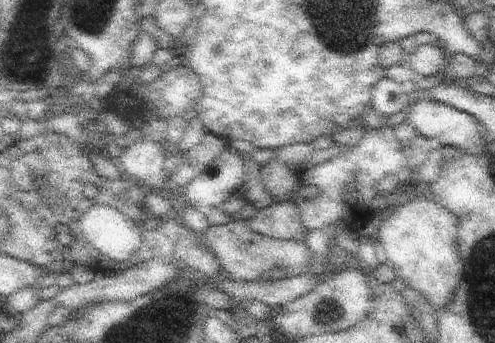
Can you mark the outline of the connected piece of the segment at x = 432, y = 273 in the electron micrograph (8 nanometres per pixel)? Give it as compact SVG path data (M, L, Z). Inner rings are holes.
M419 192L417 195L419 197L412 202L398 206L390 218L382 218L381 214L376 217L377 238L386 249L388 263L394 269L395 278L402 280L406 288L416 289L434 310L443 311L455 299L465 273L463 256L457 243L459 222L452 212L432 200L428 192Z

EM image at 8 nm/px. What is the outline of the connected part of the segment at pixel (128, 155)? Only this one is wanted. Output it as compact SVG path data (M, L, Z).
M143 138L141 142L132 142L122 150L117 164L127 177L139 184L148 184L148 188L162 188L169 175L169 144L161 146Z

